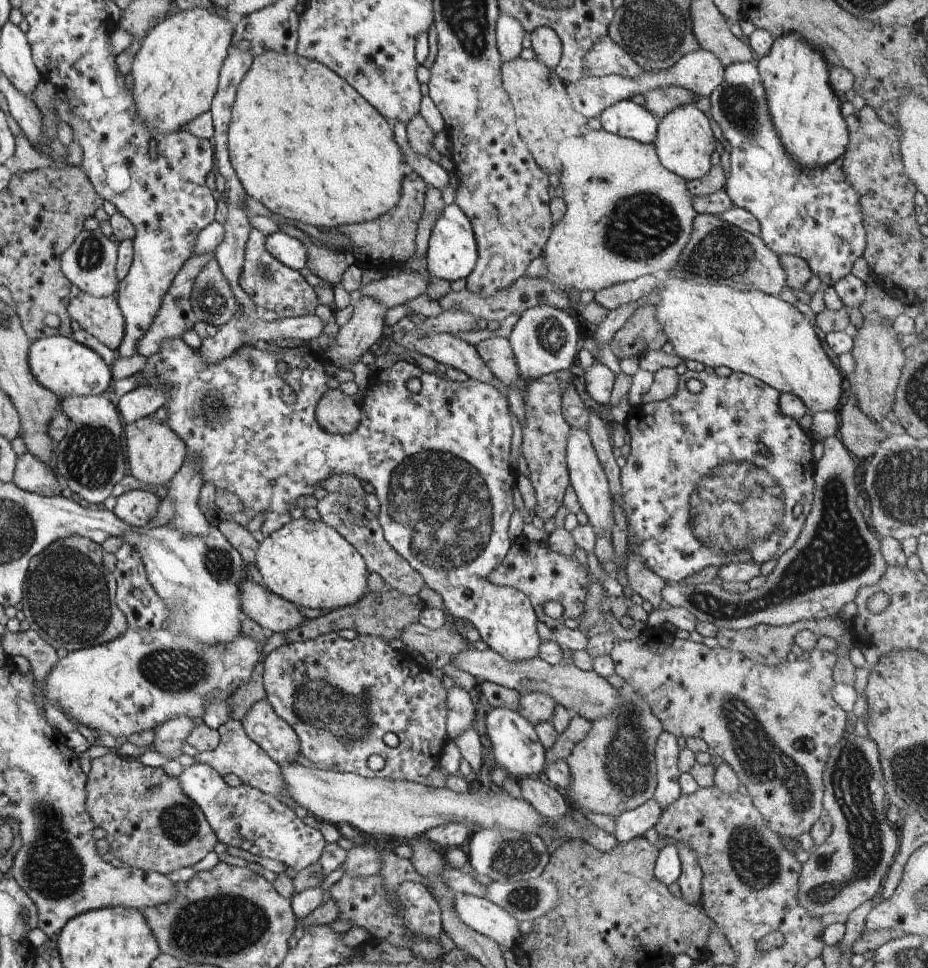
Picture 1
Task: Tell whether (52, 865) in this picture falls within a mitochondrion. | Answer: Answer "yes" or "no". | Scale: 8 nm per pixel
yes

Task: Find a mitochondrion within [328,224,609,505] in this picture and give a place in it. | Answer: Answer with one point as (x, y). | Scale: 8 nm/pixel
(551, 336)

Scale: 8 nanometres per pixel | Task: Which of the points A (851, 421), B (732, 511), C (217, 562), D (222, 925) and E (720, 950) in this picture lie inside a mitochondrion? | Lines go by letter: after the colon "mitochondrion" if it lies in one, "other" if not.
A: other
B: mitochondrion
C: mitochondrion
D: mitochondrion
E: other

